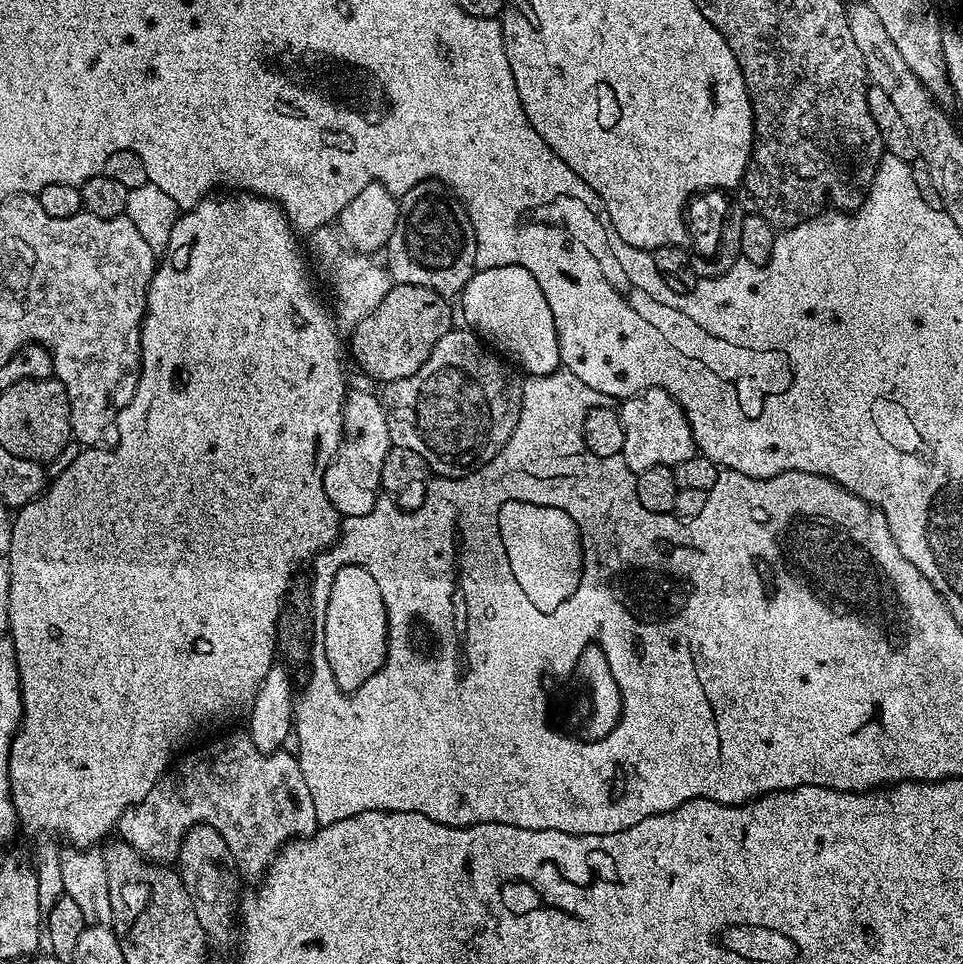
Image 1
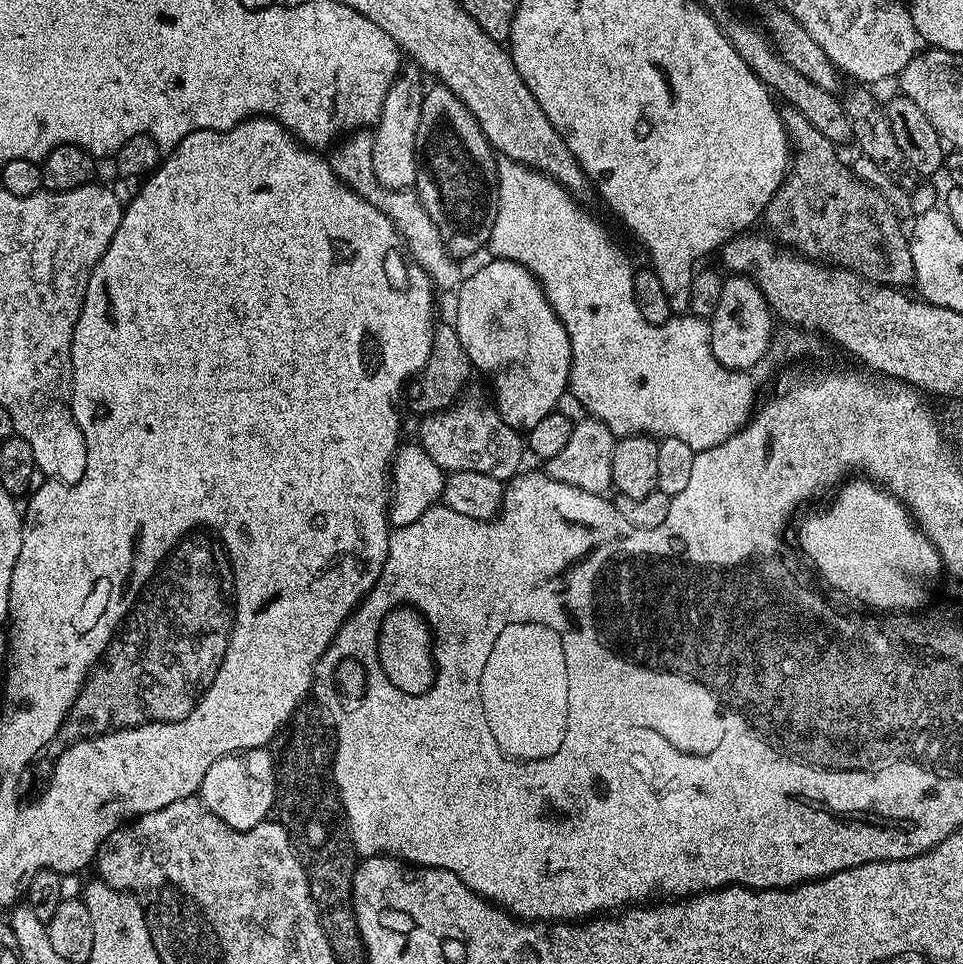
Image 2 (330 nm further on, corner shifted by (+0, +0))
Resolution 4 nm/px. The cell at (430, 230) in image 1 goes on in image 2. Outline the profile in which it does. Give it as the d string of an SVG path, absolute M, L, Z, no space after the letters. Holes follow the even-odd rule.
M443 86L429 87L424 94L422 114L418 118L418 134L416 135L416 183L414 191L420 197L422 206L426 206L426 214L430 214L434 226L438 226L438 234L442 234L442 242L449 256L465 258L472 256L479 248L483 249L490 238L490 230L496 221L496 165L497 157L488 139L482 134L474 114L464 103Z

